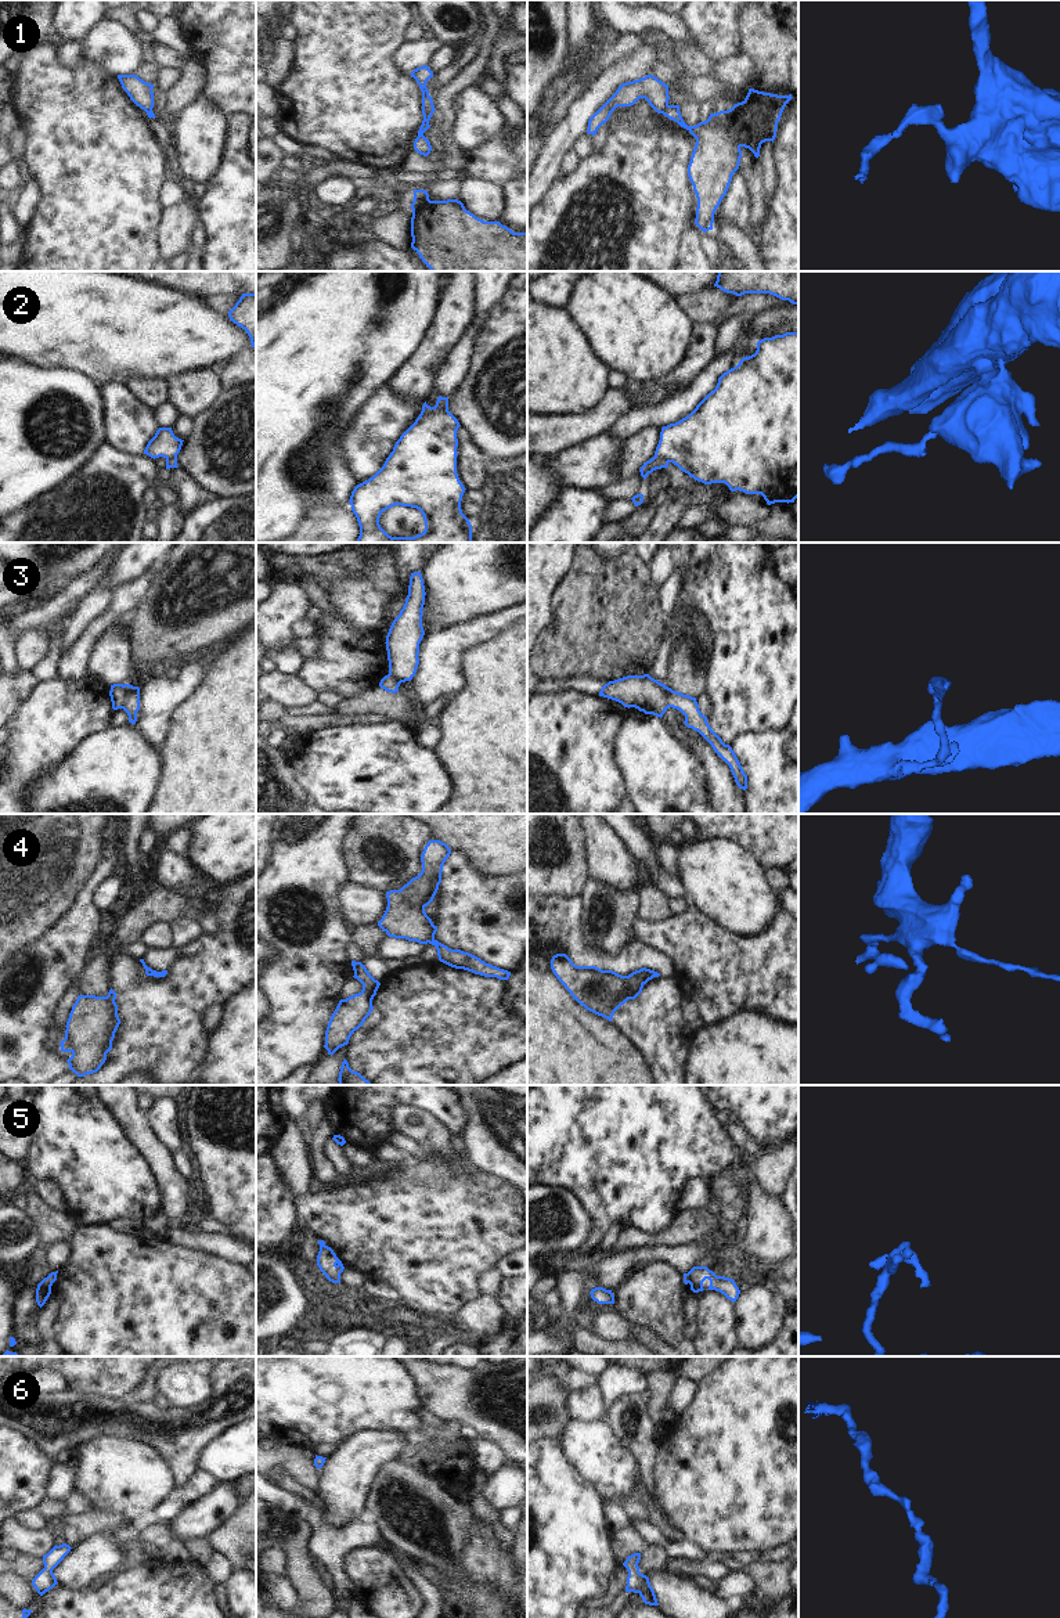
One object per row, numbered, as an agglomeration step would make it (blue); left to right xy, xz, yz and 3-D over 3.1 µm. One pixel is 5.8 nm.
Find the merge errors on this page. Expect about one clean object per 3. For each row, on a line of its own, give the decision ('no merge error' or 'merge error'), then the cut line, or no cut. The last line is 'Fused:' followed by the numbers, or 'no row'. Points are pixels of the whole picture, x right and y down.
1: merge error; cut yz (669, 105), (662, 112)
2: merge error; cut yz (655, 454), (669, 461)
3: merge error; cut xy (125, 685), (122, 707)
4: no merge error; cut none
5: merge error; cut yz (685, 1274), (689, 1282)
6: no merge error; cut none
Fused: 1, 2, 3, 5

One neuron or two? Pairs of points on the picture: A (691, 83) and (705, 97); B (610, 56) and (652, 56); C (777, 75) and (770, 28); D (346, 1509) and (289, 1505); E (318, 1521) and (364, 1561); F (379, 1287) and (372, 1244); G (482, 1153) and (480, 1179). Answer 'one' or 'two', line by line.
A: one
B: two
C: one
D: two
E: two
F: two
G: two

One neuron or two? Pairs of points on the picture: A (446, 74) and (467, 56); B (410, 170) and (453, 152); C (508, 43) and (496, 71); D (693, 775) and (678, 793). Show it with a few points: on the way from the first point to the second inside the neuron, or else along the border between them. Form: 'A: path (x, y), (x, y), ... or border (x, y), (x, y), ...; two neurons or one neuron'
A: path (451, 71), (461, 61); one neuron
B: path (421, 166), (443, 164); one neuron
C: path (501, 50), (496, 64); one neuron
D: path (689, 779), (680, 789); one neuron

